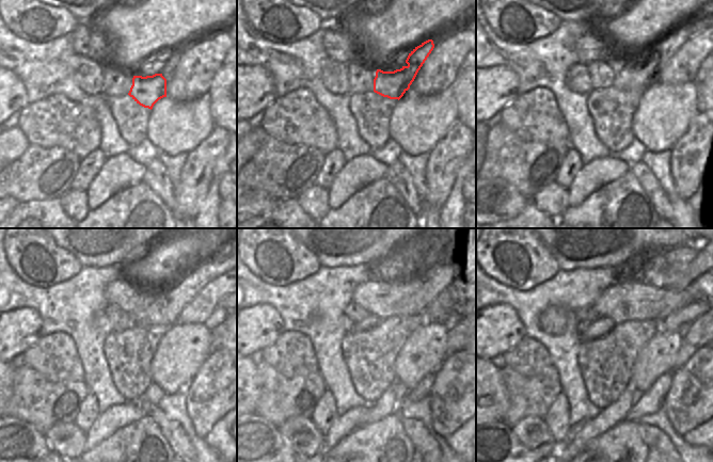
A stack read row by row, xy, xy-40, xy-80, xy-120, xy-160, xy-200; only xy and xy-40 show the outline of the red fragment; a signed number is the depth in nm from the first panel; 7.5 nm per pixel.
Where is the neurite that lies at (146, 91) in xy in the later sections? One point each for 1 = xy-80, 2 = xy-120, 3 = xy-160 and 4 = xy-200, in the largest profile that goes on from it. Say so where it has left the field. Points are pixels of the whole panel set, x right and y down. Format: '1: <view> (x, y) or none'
1: xy-80 (630, 76)
2: xy-120 (164, 311)
3: xy-160 (441, 274)
4: xy-200 (693, 271)

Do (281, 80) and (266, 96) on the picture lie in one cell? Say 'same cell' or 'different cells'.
different cells

